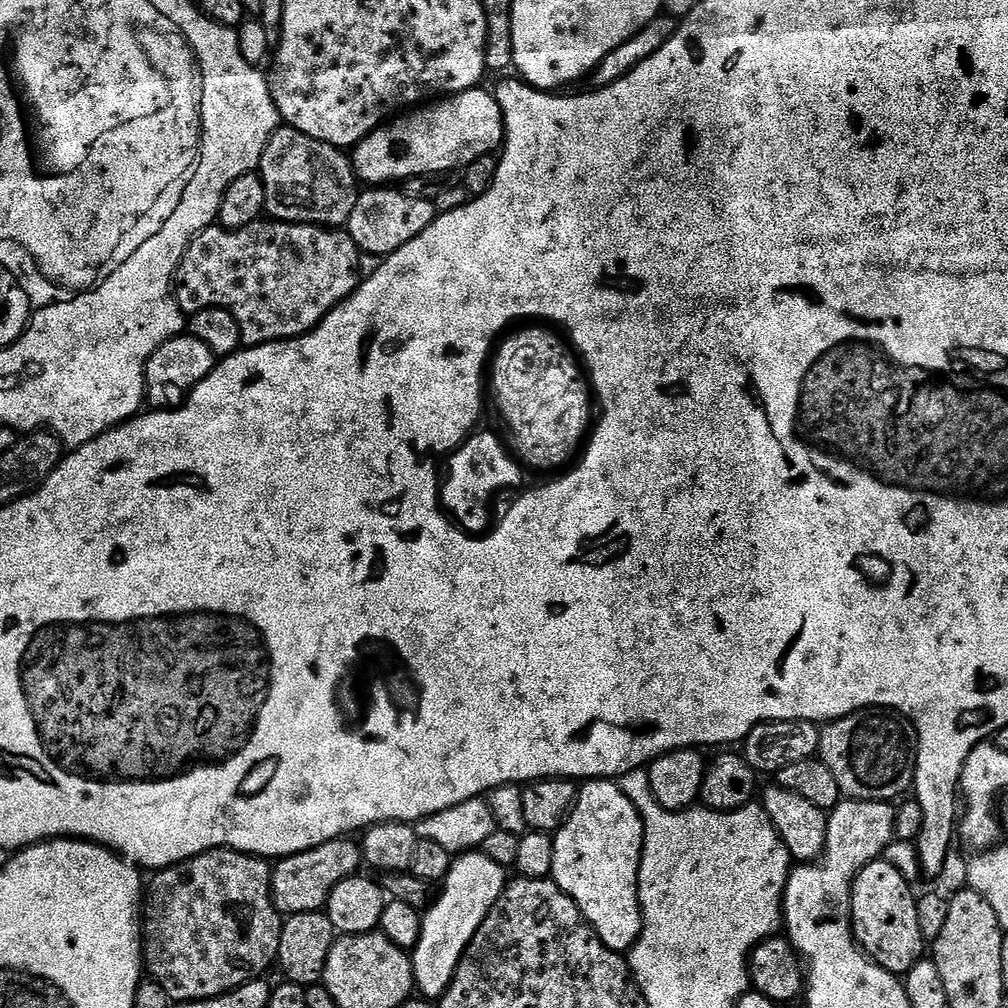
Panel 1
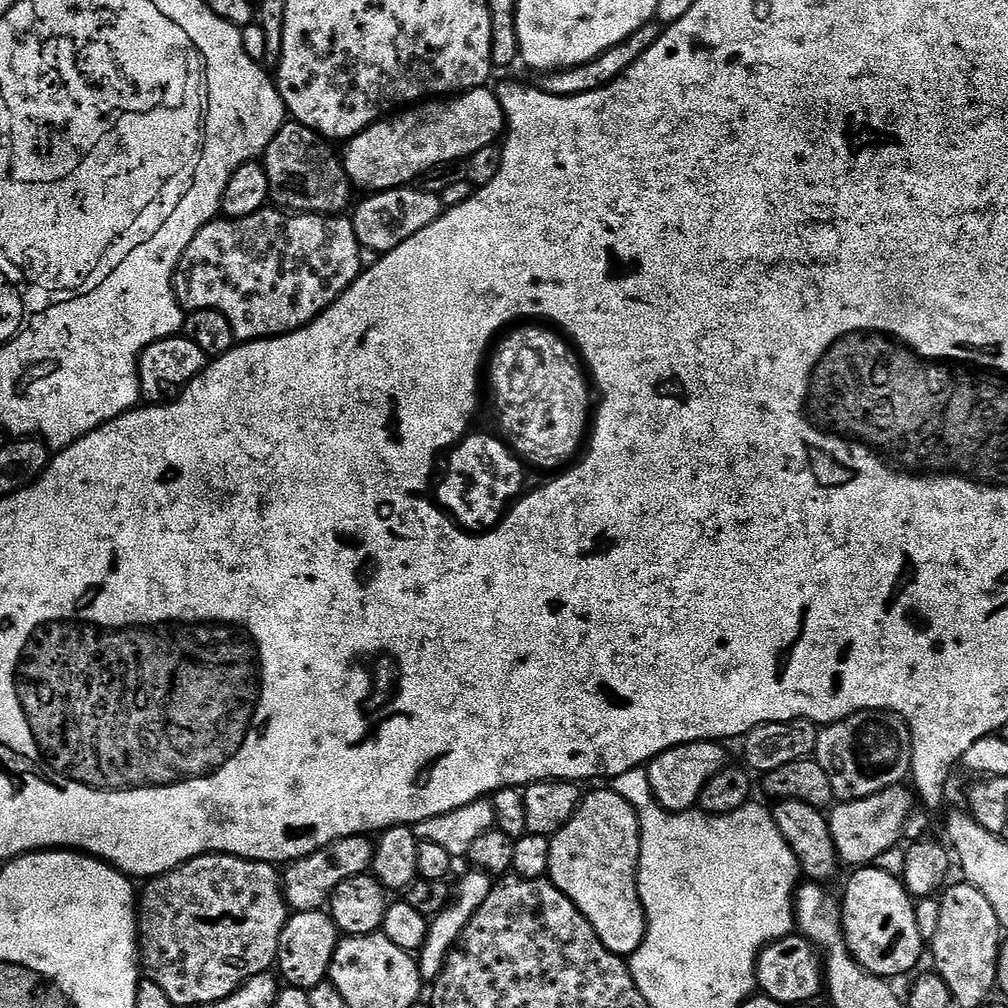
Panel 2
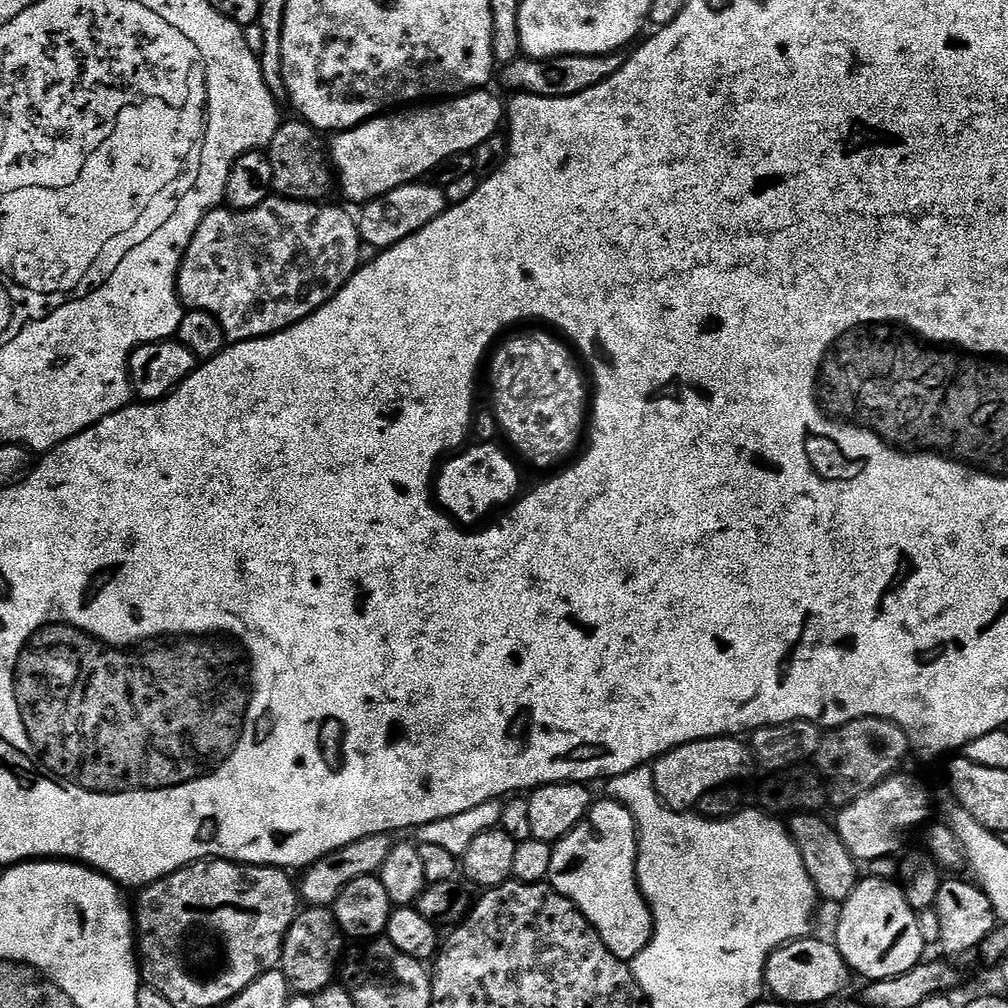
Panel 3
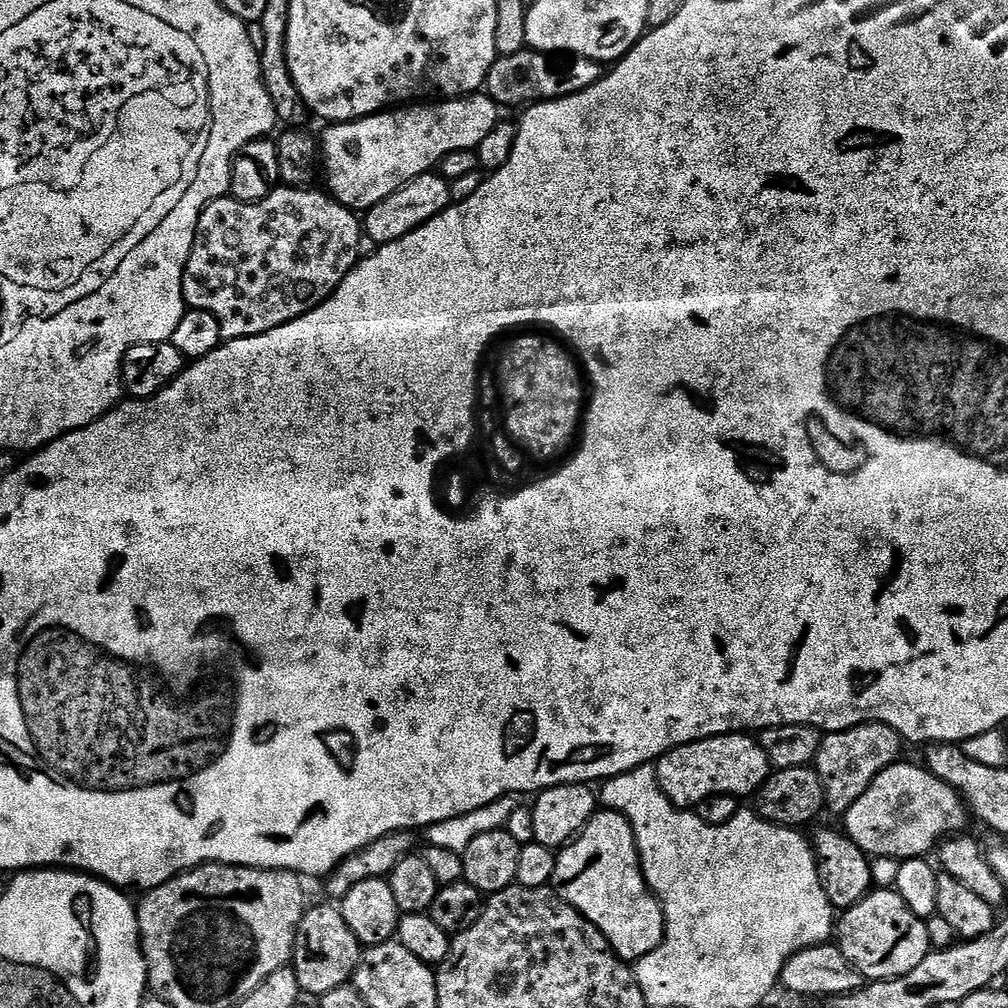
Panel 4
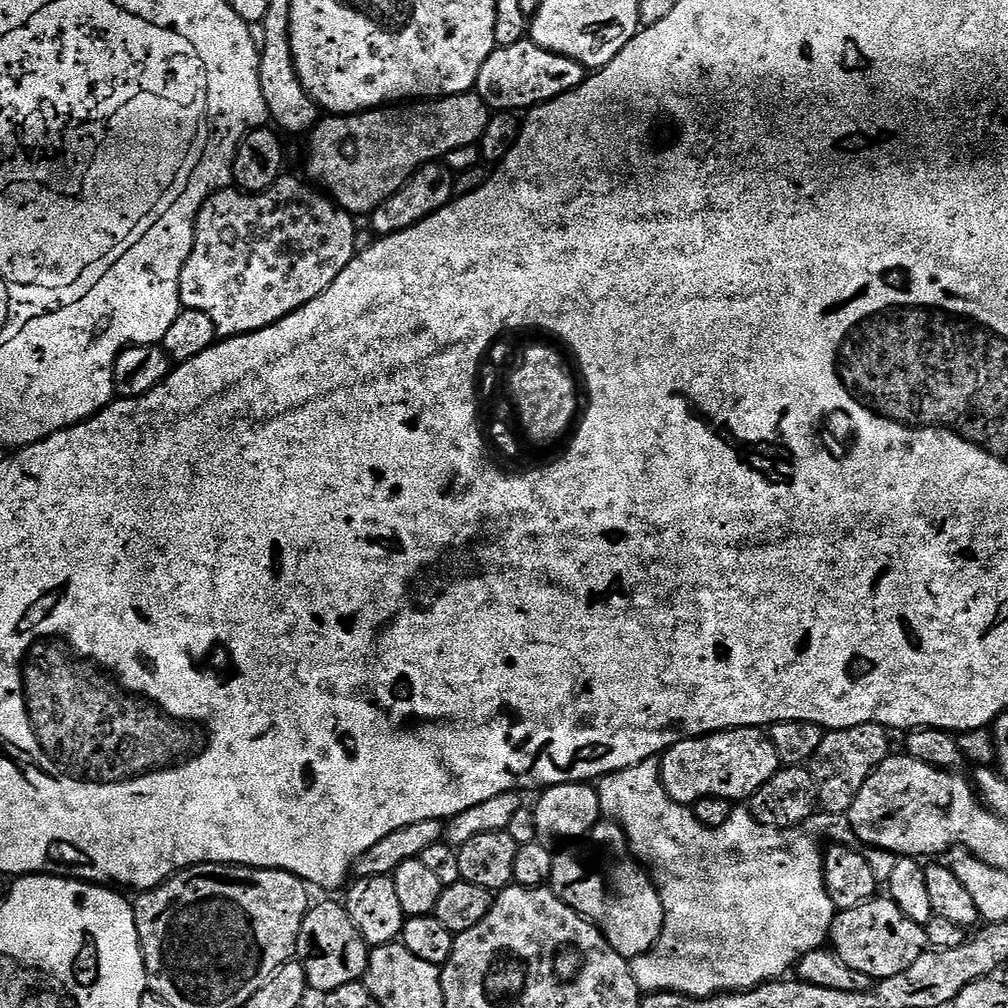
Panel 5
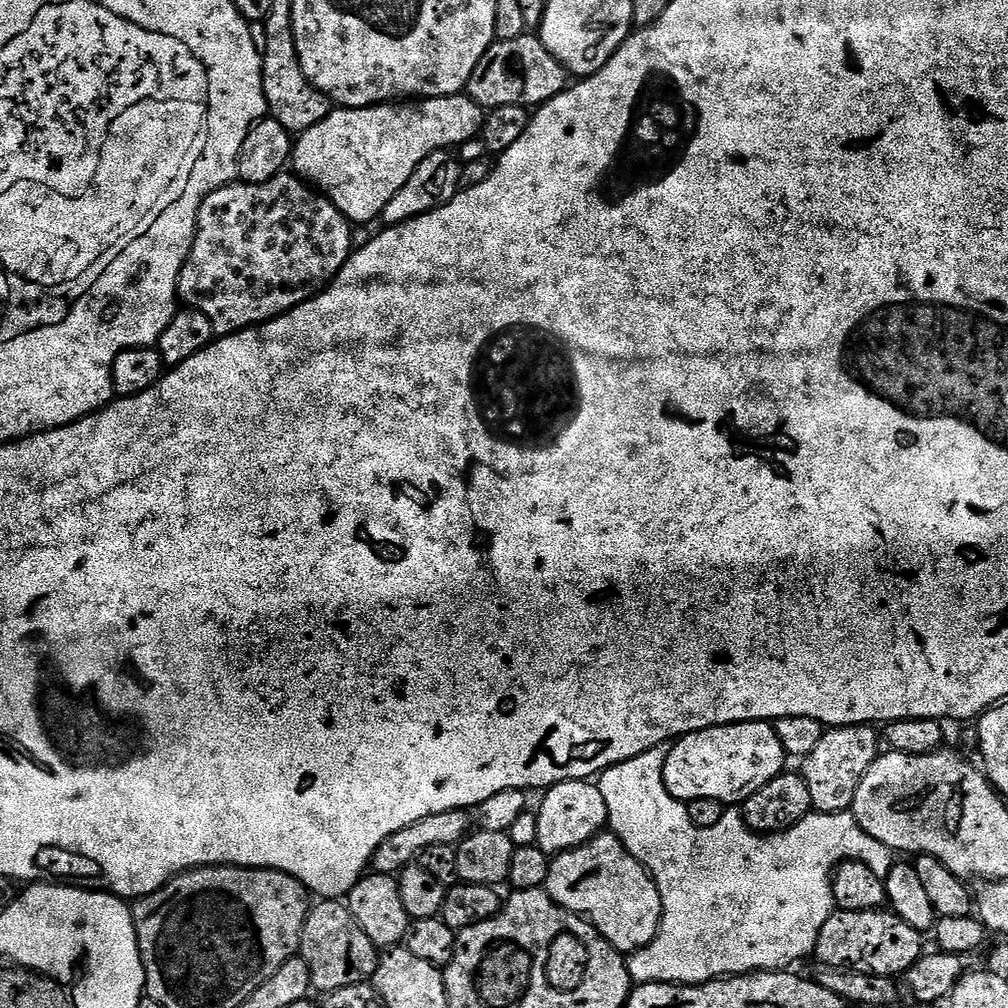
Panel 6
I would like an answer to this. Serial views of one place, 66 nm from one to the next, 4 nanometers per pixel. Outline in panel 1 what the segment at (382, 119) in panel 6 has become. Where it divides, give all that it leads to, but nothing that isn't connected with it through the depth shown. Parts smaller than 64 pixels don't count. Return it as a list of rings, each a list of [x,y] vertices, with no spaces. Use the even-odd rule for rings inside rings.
[[[477,86],[389,119],[351,149],[350,159],[352,169],[365,185],[392,186],[418,175],[462,170],[478,158],[493,155],[503,143],[502,110],[489,89],[487,92],[484,86]]]

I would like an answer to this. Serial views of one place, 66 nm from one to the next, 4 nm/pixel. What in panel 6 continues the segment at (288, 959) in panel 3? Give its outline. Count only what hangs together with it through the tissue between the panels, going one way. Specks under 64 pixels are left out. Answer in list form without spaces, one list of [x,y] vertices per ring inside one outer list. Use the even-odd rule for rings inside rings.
[[[340,900],[319,901],[320,905],[313,907],[309,911],[304,929],[302,930],[302,938],[300,939],[299,959],[306,962],[306,966],[310,966],[310,978],[312,979],[313,989],[318,993],[327,994],[329,992],[337,992],[346,986],[354,986],[355,984],[369,983],[375,977],[376,965],[378,963],[378,949],[374,942],[370,942],[370,938],[366,938],[366,930],[362,930],[362,926],[358,926],[358,922],[354,918],[354,914],[350,914],[347,903]]]

